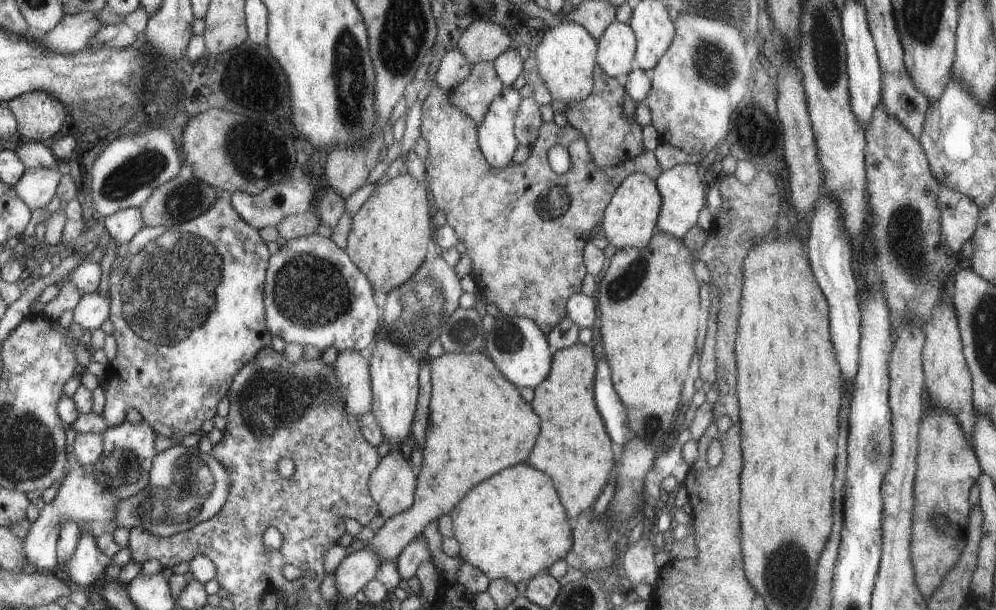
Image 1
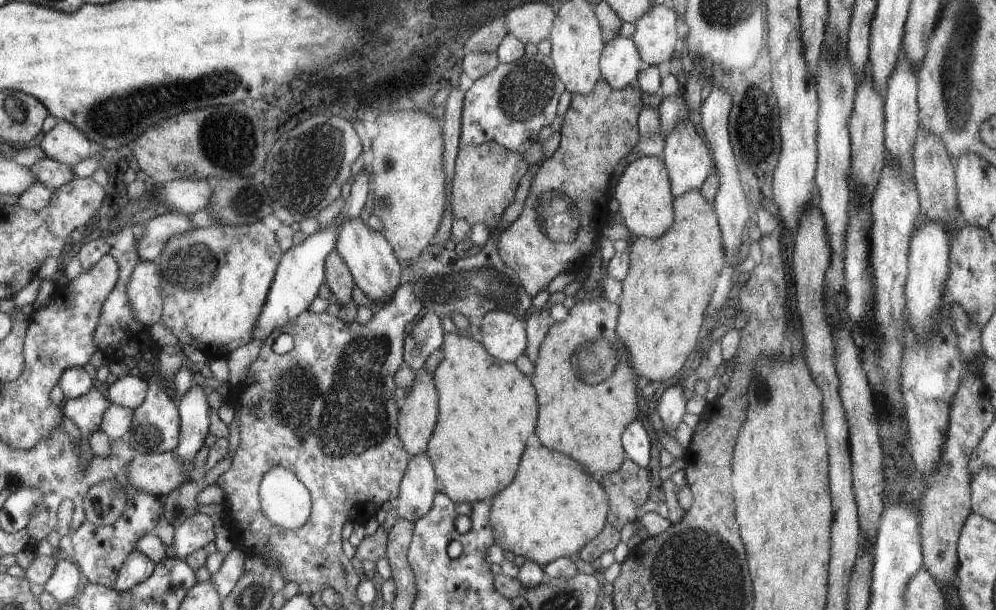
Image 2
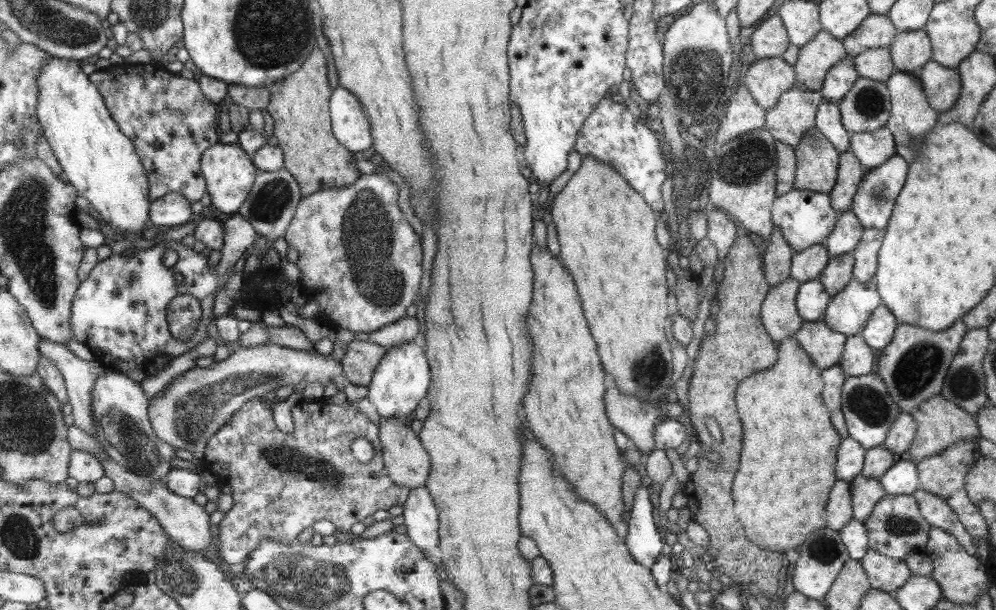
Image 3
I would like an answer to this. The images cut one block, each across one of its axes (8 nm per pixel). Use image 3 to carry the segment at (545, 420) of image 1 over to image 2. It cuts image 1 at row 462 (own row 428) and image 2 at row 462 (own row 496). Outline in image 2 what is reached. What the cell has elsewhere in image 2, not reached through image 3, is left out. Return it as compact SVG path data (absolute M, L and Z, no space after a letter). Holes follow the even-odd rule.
M604 295L594 300L577 300L573 308L570 308L568 316L562 322L553 323L549 332L546 334L544 341L539 349L538 359L535 361L534 368L534 388L538 388L538 400L542 400L542 416L538 416L538 438L546 448L554 448L560 452L566 452L568 456L572 456L578 464L582 464L586 468L586 472L598 477L601 474L618 471L621 465L625 463L625 450L621 437L625 433L625 429L629 427L632 420L638 416L638 402L636 402L636 382L628 380L636 380L634 372L630 370L630 360L628 360L628 352L626 352L625 344L622 344L621 338L617 333L618 320L620 319L620 308L617 303L609 302Z

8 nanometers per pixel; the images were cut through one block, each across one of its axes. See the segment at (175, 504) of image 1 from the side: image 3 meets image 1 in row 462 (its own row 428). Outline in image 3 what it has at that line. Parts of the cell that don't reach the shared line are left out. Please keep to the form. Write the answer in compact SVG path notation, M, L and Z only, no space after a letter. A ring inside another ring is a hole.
M270 342L254 348L239 347L236 351L232 351L226 359L215 362L211 367L195 367L192 370L187 370L172 382L169 382L162 390L161 396L157 395L153 402L150 399L149 416L152 419L154 433L160 440L166 442L166 445L170 445L174 449L187 450L194 455L194 460L202 461L210 440L230 423L230 419L235 415L235 412L240 410L246 401L270 396L271 390L277 390L281 386L294 386L302 380L306 380L307 384L321 383L324 388L337 393L346 388L341 363L336 362L331 356L324 357L318 349L296 350Z

